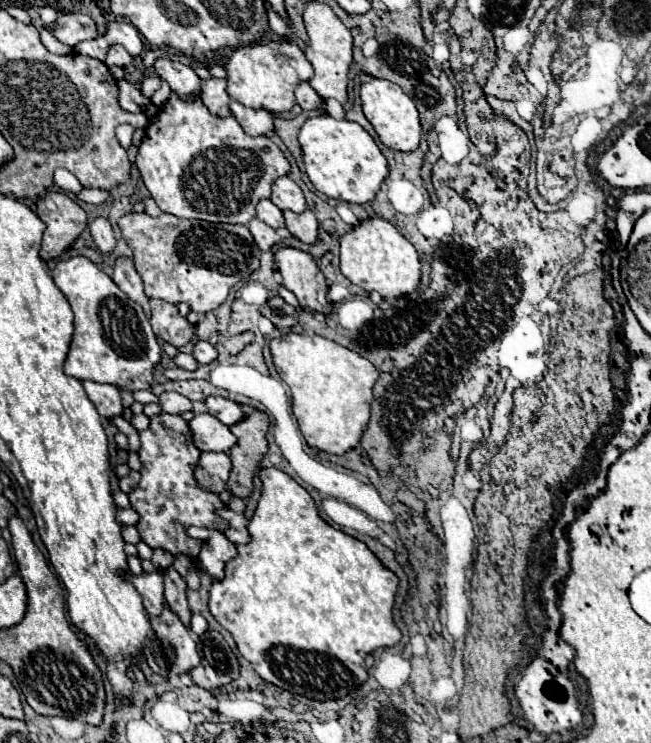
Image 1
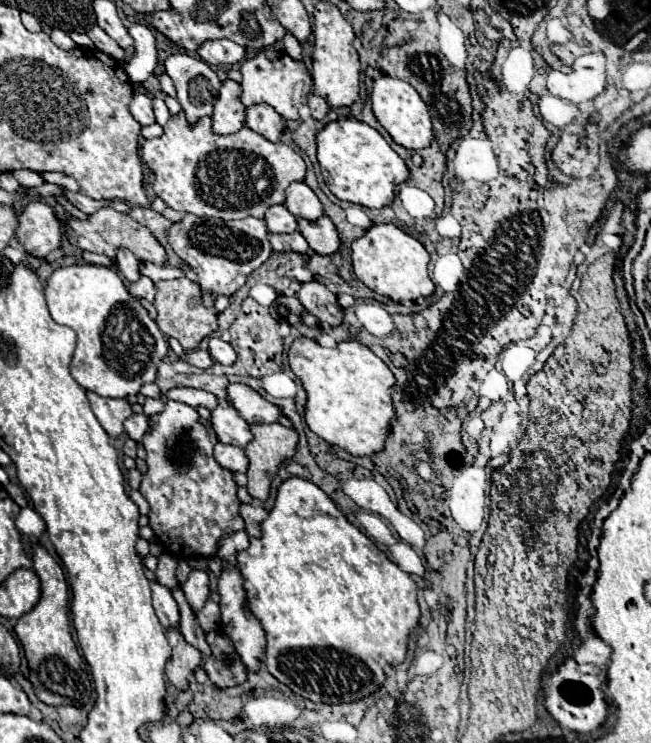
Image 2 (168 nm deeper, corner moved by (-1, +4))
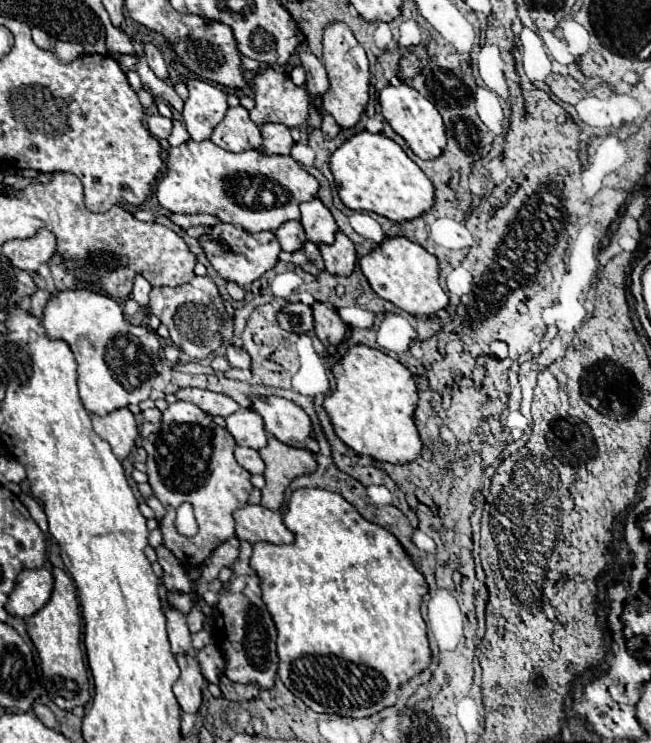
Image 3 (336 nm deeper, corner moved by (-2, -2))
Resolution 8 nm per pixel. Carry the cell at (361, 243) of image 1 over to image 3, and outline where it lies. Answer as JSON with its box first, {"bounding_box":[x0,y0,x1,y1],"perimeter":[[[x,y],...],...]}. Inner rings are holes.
{"bounding_box":[359,237,449,315],"perimeter":[[[389,237],[377,245],[371,253],[359,257],[359,267],[367,277],[371,289],[385,301],[391,301],[399,309],[411,315],[433,315],[447,307],[449,297],[439,285],[437,257],[427,253],[421,245],[405,237]]]}

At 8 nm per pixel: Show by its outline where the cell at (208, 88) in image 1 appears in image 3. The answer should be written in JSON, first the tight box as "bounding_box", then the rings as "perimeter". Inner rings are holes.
{"bounding_box":[211,107,261,151],"perimeter":[[[229,107],[225,119],[213,129],[211,141],[225,151],[245,151],[251,147],[261,147],[261,133],[255,123],[251,123],[245,107]]]}

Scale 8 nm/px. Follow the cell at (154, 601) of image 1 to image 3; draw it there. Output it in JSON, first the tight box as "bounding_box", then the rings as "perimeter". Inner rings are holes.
{"bounding_box":[163,605,195,655],"perimeter":[[[165,605],[163,609],[165,613],[165,619],[167,619],[167,633],[169,633],[169,641],[171,641],[171,651],[177,655],[177,653],[189,653],[193,655],[195,649],[191,647],[191,633],[187,629],[187,623],[185,623],[185,615],[175,609],[175,607],[169,607]]]}

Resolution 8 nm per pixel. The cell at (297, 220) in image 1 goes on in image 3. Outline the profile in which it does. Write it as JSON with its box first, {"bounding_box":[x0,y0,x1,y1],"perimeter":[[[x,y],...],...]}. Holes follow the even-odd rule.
{"bounding_box":[317,231,357,275],"perimeter":[[[341,231],[335,235],[335,243],[331,243],[331,245],[319,243],[317,249],[319,249],[319,253],[321,253],[323,261],[325,261],[325,269],[329,273],[333,273],[333,275],[349,275],[353,271],[355,261],[357,261],[355,245]]]}

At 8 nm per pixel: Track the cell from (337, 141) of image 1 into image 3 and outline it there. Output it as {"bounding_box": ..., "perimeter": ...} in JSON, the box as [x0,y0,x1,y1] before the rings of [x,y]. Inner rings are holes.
{"bounding_box":[329,131,433,221],"perimeter":[[[361,131],[345,139],[329,159],[339,199],[345,207],[373,211],[391,221],[409,221],[423,215],[433,205],[433,185],[425,173],[405,155],[405,151],[381,133]]]}

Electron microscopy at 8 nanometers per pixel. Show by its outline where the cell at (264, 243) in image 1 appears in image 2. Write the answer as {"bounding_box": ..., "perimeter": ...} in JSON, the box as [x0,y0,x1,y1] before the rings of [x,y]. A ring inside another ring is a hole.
{"bounding_box":[270,231,310,255],"perimeter":[[[298,231],[290,233],[290,235],[276,235],[276,233],[272,233],[270,235],[270,243],[272,243],[274,251],[294,251],[294,253],[302,253],[302,255],[310,251],[306,239]]]}

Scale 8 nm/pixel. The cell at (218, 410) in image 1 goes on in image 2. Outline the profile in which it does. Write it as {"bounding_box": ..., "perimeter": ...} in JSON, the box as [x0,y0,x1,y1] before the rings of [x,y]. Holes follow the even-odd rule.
{"bounding_box":[228,383,284,423],"perimeter":[[[236,383],[228,385],[228,399],[240,411],[240,415],[250,423],[276,423],[284,417],[282,409],[268,399],[264,399],[256,389]]]}

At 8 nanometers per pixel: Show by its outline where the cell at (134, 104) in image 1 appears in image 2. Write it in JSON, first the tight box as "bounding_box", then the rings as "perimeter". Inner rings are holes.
{"bounding_box":[130,91,156,127],"perimeter":[[[134,91],[134,99],[130,103],[130,113],[134,115],[134,119],[144,127],[144,125],[152,125],[156,123],[154,111],[152,111],[152,101],[148,95]]]}

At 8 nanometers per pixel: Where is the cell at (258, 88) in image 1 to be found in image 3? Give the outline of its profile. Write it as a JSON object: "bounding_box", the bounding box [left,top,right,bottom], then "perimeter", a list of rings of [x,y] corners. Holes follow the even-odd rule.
{"bounding_box":[249,67,309,127],"perimeter":[[[267,67],[263,71],[259,71],[253,77],[251,83],[253,89],[253,99],[255,99],[255,107],[249,111],[251,121],[255,121],[257,125],[261,123],[283,123],[287,127],[299,127],[301,123],[307,121],[307,113],[309,113],[309,93],[307,87],[299,87],[291,81],[291,77],[287,73],[275,71],[273,67]]]}

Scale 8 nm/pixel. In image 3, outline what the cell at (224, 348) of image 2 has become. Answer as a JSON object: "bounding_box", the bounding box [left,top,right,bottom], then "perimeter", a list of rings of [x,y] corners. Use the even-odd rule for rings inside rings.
{"bounding_box":[225,345,251,369],"perimeter":[[[229,345],[229,347],[227,347],[227,351],[225,351],[225,357],[227,357],[227,361],[231,363],[231,367],[247,369],[247,367],[251,365],[249,355],[247,355],[241,347],[233,347],[233,345]]]}

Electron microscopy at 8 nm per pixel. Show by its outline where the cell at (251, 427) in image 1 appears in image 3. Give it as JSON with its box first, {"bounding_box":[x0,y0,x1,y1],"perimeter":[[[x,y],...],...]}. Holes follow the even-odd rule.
{"bounding_box":[259,437,315,511],"perimeter":[[[269,437],[267,445],[259,449],[259,455],[265,461],[265,487],[261,489],[261,505],[277,511],[283,503],[283,491],[287,485],[295,477],[315,471],[315,459],[311,451],[281,443],[275,437]]]}

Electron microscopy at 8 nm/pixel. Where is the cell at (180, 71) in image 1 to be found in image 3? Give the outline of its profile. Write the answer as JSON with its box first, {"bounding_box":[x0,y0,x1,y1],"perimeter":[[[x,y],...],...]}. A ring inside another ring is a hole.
{"bounding_box":[183,77,227,141],"perimeter":[[[197,77],[185,79],[189,97],[183,105],[183,121],[193,141],[205,141],[211,137],[215,125],[227,111],[227,95],[219,85],[207,83]]]}

